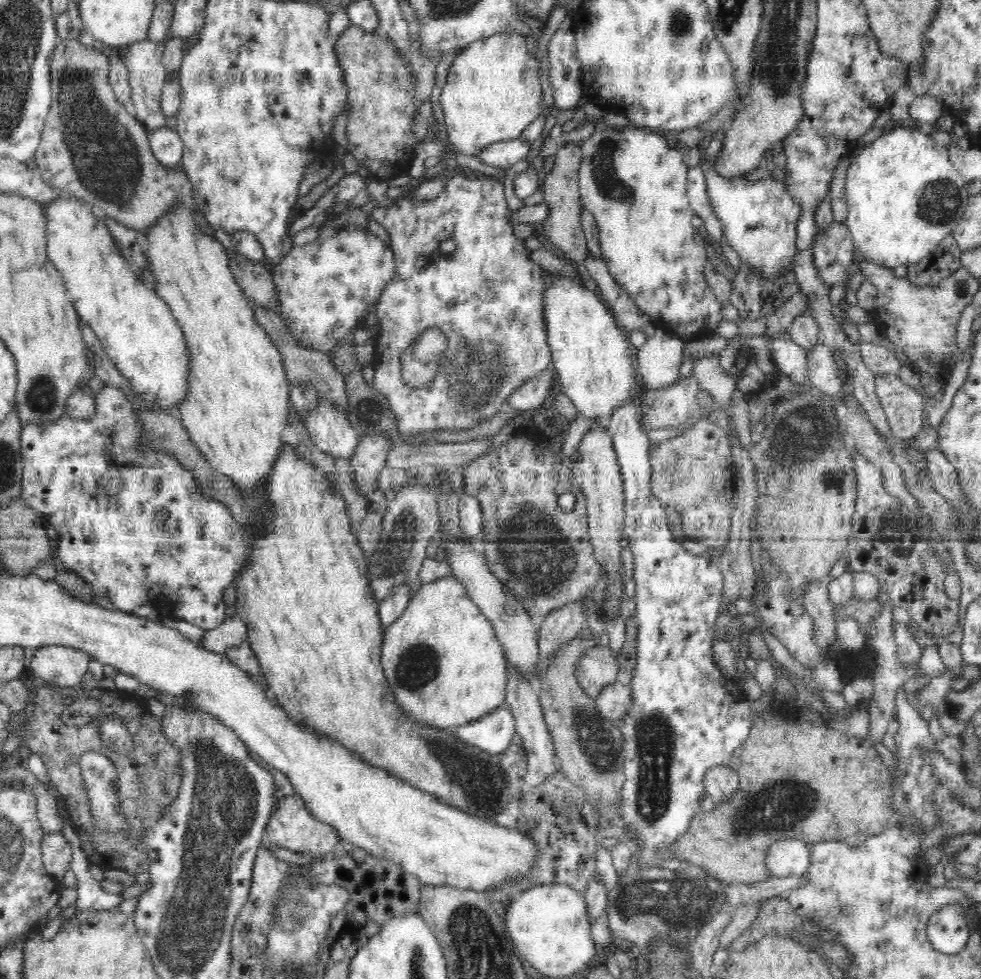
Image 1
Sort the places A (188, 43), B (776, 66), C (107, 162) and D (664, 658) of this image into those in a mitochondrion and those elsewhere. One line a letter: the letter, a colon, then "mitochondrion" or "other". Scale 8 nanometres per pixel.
A: other
B: mitochondrion
C: mitochondrion
D: other

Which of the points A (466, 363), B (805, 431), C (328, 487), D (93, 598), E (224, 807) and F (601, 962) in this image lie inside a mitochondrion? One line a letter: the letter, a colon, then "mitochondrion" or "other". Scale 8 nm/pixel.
A: mitochondrion
B: mitochondrion
C: other
D: other
E: mitochondrion
F: other

